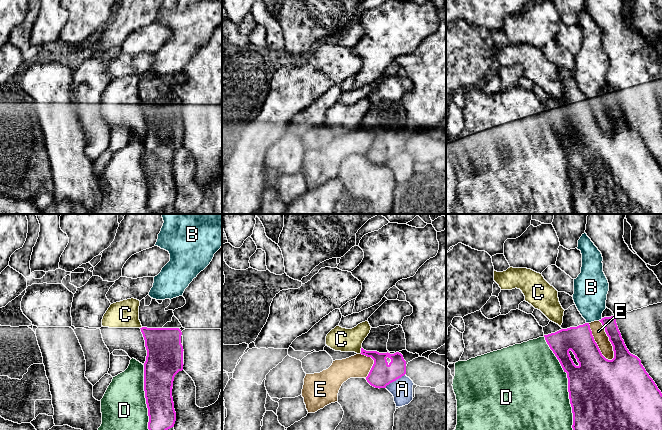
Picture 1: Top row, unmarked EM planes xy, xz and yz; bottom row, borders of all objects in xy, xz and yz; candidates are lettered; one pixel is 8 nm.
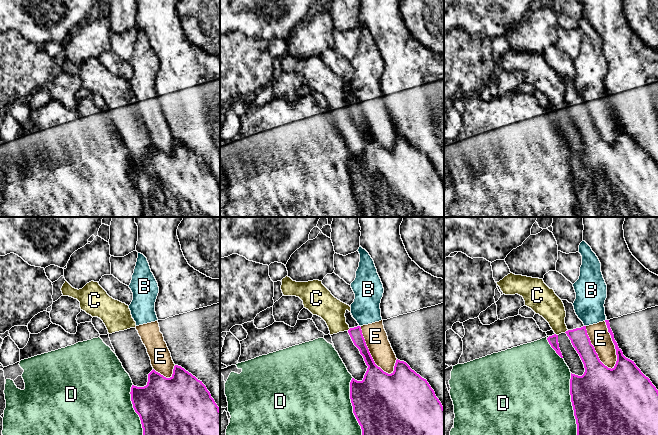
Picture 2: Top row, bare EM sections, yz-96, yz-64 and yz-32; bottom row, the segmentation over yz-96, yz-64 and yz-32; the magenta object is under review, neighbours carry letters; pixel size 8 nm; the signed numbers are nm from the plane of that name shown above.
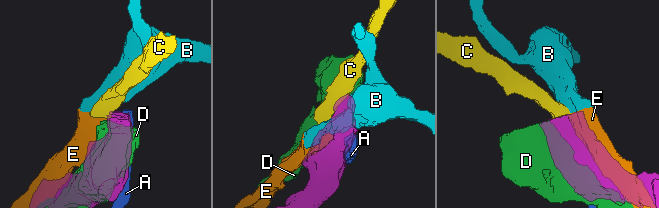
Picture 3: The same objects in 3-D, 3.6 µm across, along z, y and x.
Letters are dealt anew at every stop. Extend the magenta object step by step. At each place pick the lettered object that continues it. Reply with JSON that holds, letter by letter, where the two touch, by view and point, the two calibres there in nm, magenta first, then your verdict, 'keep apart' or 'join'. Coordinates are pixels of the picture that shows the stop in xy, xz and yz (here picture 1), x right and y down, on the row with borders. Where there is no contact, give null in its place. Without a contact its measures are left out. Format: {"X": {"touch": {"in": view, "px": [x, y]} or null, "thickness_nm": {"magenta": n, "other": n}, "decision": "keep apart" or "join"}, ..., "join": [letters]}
{"A": {"touch": {"in": "xz", "px": [394, 380]}, "thickness_nm": {"magenta": 190, "other": 180}, "decision": "keep apart"}, "B": {"touch": {"in": "yz", "px": [601, 319]}, "thickness_nm": {"magenta": 220, "other": 280}, "decision": "keep apart"}, "C": {"touch": {"in": "xz", "px": [361, 350]}, "thickness_nm": {"magenta": 190, "other": 190}, "decision": "keep apart"}, "D": {"touch": {"in": "yz", "px": [568, 383]}, "thickness_nm": {"magenta": 480, "other": 500}, "decision": "keep apart"}, "E": {"touch": {"in": "yz", "px": [596, 343]}, "thickness_nm": {"magenta": 300, "other": 110}, "decision": "keep apart"}, "join": []}

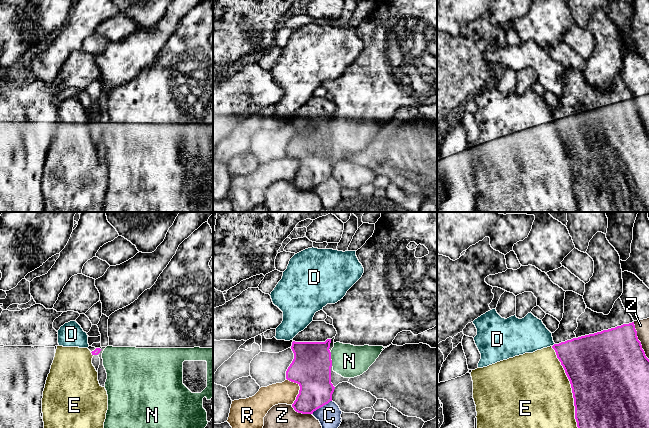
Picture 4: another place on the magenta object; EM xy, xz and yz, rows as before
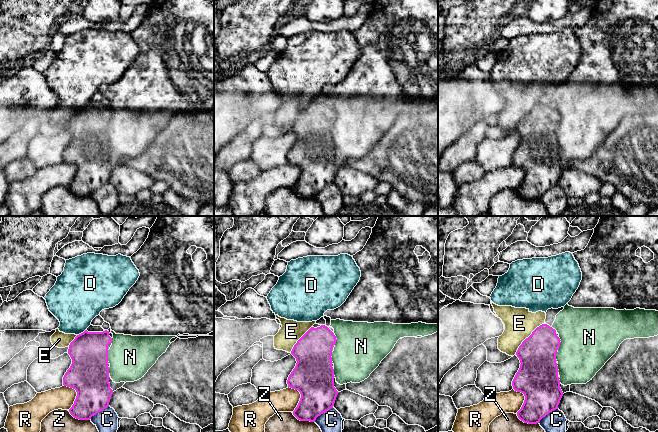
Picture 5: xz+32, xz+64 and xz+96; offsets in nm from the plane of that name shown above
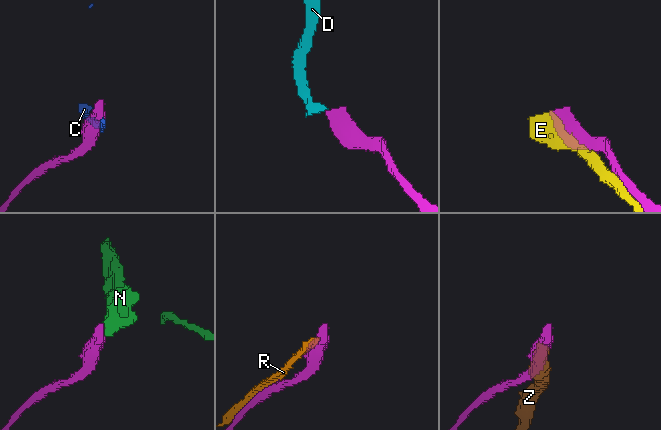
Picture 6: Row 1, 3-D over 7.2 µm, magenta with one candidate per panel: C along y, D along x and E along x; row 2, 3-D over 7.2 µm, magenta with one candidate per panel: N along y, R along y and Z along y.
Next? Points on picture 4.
{"C": {"touch": {"in": "xz", "px": [321, 406]}, "thickness_nm": {"magenta": 280, "other": 190}, "decision": "keep apart"}, "D": {"touch": {"in": "yz", "px": [553, 345]}, "thickness_nm": {"magenta": 320, "other": 280}, "decision": "keep apart"}, "E": {"touch": {"in": "yz", "px": [571, 387]}, "thickness_nm": {"magenta": 500, "other": 500}, "decision": "keep apart"}, "N": {"touch": {"in": "xz", "px": [330, 359]}, "thickness_nm": {"magenta": 320, "other": 260}, "decision": "keep apart"}, "R": {"touch": {"in": "xz", "px": [300, 389]}, "thickness_nm": {"magenta": 320, "other": 180}, "decision": "keep apart"}, "Z": {"touch": {"in": "yz", "px": [639, 341]}, "thickness_nm": {"magenta": 480, "other": 110}, "decision": "keep apart"}, "join": []}

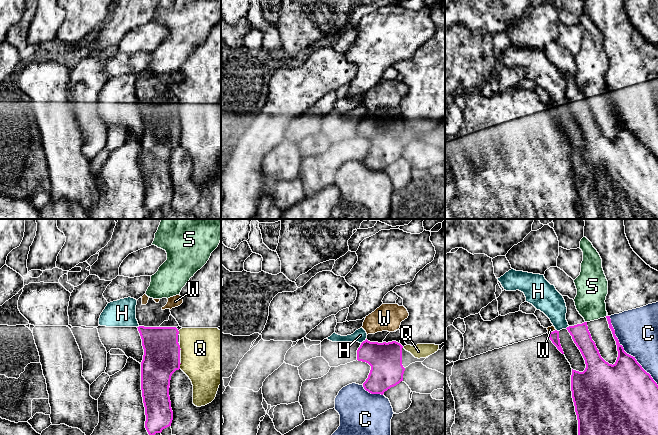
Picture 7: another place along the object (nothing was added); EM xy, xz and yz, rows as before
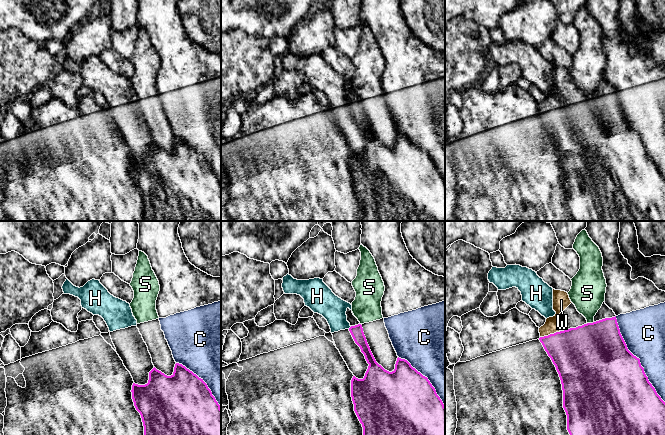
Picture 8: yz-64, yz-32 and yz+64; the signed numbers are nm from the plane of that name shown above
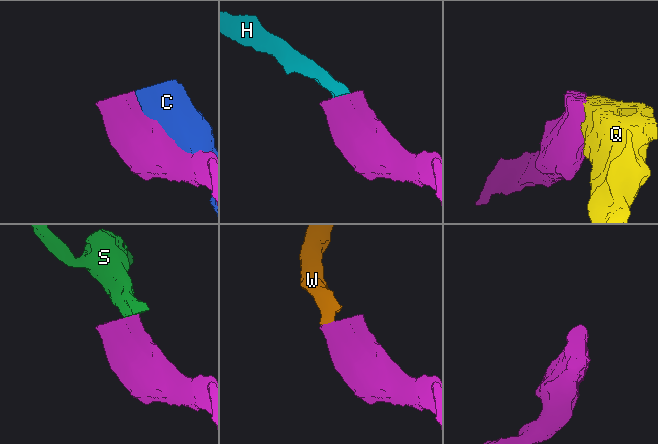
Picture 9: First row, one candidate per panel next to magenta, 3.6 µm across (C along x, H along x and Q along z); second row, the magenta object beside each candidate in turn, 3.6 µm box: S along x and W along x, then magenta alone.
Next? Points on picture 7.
{"C": {"touch": {"in": "yz", "px": [625, 352]}, "thickness_nm": {"magenta": 360, "other": 340}, "decision": "keep apart"}, "H": {"touch": {"in": "xz", "px": [363, 341]}, "thickness_nm": {"magenta": 260, "other": 110}, "decision": "keep apart"}, "Q": {"touch": {"in": "xy", "px": [179, 347]}, "thickness_nm": {"magenta": 300, "other": 440}, "decision": "keep apart"}, "S": {"touch": null, "decision": "keep apart"}, "W": {"touch": {"in": "yz", "px": [553, 331]}, "thickness_nm": {"magenta": 80, "other": 50}, "decision": "join"}, "join": ["W"]}

